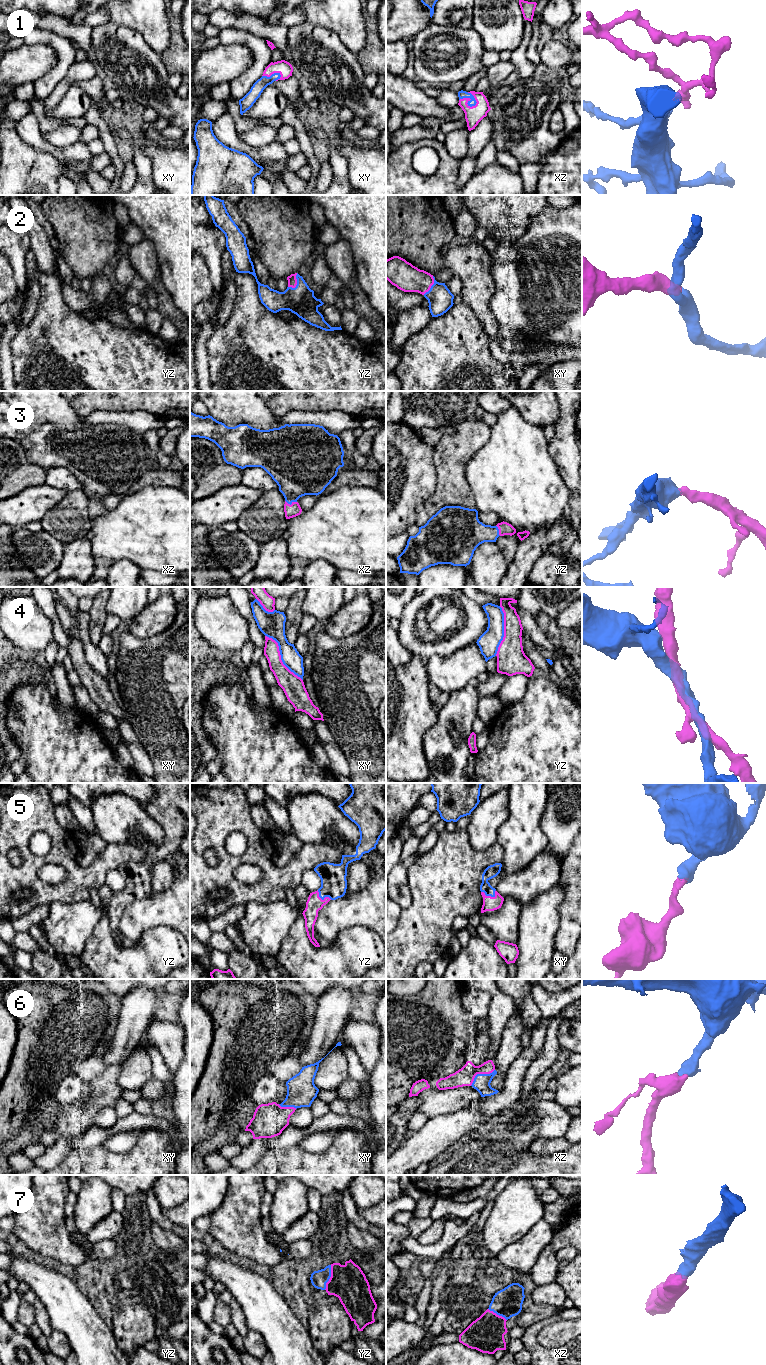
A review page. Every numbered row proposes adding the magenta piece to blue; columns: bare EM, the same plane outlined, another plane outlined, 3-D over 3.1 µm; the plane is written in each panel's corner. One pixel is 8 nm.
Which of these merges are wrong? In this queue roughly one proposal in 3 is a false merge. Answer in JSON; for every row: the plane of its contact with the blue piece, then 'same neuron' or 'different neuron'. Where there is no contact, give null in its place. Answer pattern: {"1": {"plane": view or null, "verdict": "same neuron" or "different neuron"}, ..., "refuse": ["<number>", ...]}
{"1": {"plane": "xz", "verdict": "same neuron"}, "2": {"plane": "yz", "verdict": "same neuron"}, "3": {"plane": "xz", "verdict": "same neuron"}, "4": {"plane": "xy", "verdict": "different neuron"}, "5": {"plane": "xy", "verdict": "same neuron"}, "6": {"plane": "xz", "verdict": "same neuron"}, "7": {"plane": "yz", "verdict": "same neuron"}, "refuse": ["4"]}

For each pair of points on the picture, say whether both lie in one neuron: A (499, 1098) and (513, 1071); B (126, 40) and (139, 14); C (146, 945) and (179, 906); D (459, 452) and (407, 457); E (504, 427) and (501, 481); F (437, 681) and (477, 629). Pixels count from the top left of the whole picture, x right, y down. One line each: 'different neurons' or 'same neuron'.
A: same neuron
B: different neurons
C: different neurons
D: different neurons
E: same neuron
F: different neurons

